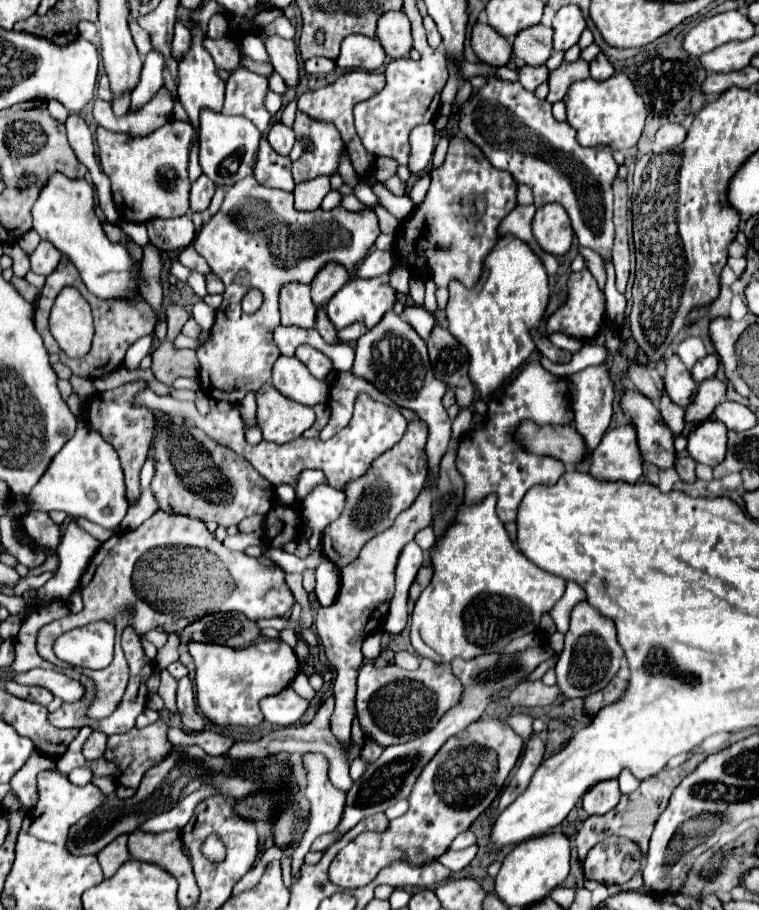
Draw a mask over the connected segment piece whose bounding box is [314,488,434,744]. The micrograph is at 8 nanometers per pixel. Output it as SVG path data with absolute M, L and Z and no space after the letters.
M424 488L420 492L420 496L416 498L416 502L396 518L392 528L388 528L388 530L376 534L372 540L368 540L368 544L362 548L362 552L354 560L354 564L348 564L342 568L342 588L340 588L336 602L328 608L320 608L316 614L314 630L320 638L320 642L324 644L328 662L336 670L336 678L334 678L336 706L330 716L332 734L338 740L344 740L346 744L350 740L350 726L352 726L352 720L356 714L356 676L358 676L358 668L364 660L364 656L360 652L362 640L382 628L386 614L388 614L388 604L394 594L394 570L396 570L398 554L410 540L414 540L418 530L432 524L432 518L434 518L432 504L434 504L432 488Z

